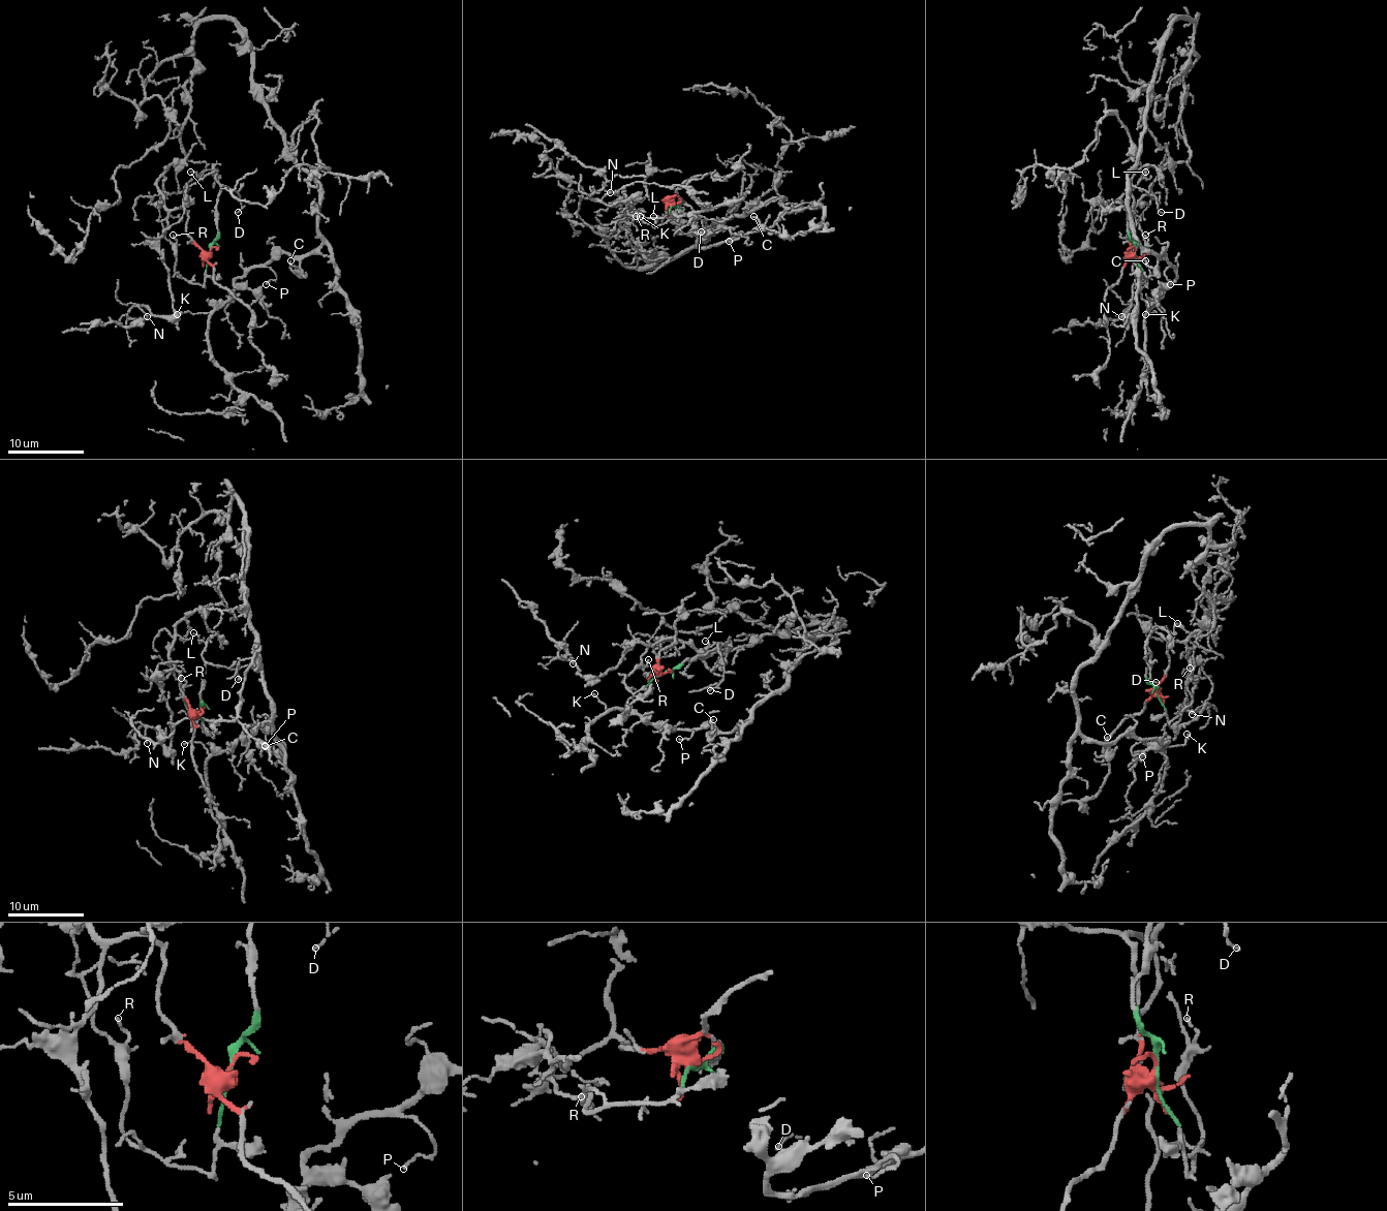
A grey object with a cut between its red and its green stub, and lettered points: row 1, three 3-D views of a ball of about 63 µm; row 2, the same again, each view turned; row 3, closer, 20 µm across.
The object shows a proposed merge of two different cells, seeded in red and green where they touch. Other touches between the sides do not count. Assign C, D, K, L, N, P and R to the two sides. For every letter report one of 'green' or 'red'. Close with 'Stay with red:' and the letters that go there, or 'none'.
C: red
D: green
K: red
L: green
N: red
P: red
R: green
Stay with red: C, K, N, P

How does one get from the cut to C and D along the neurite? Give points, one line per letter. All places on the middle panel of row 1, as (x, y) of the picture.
C: (673, 206), (645, 196), (620, 221), (647, 260), (781, 199), (770, 226), (752, 217)
D: (673, 206), (681, 198), (679, 202), (684, 202), (702, 222), (704, 228), (700, 233)

